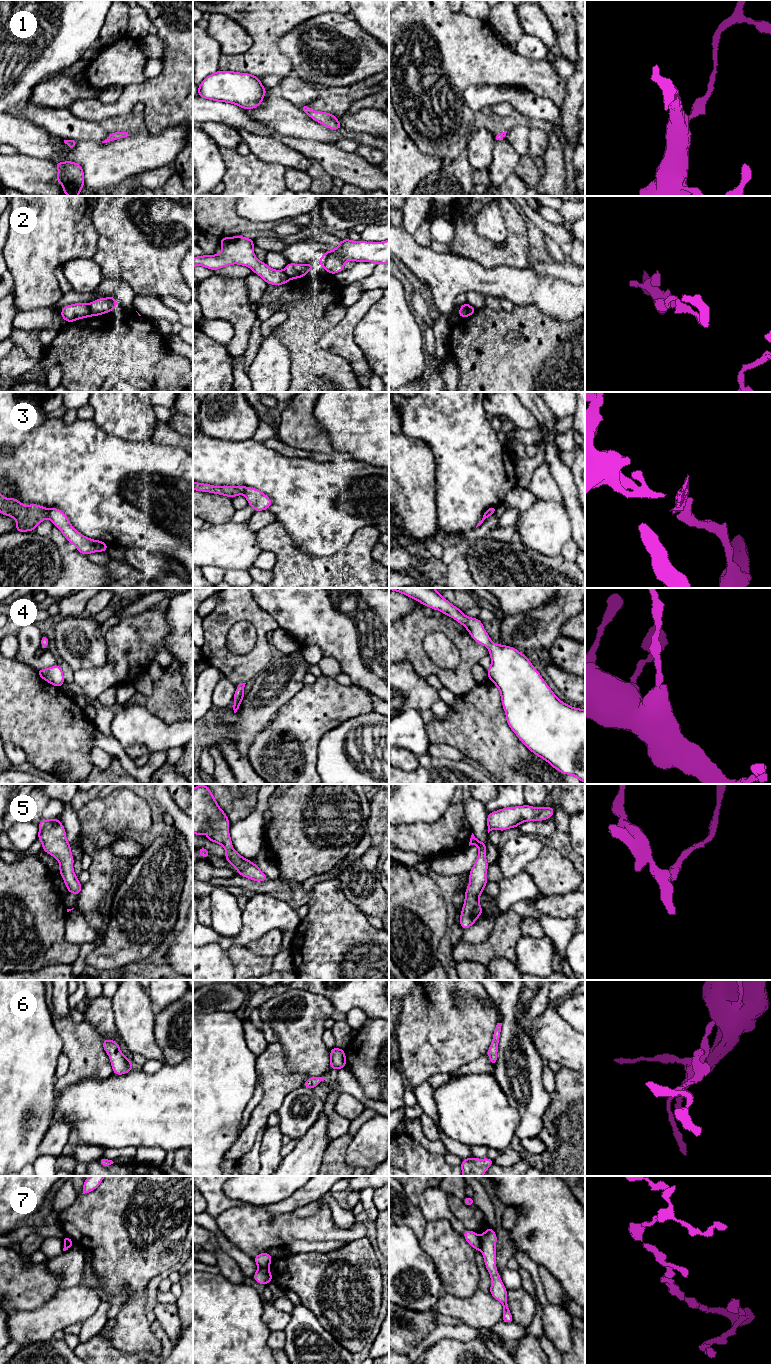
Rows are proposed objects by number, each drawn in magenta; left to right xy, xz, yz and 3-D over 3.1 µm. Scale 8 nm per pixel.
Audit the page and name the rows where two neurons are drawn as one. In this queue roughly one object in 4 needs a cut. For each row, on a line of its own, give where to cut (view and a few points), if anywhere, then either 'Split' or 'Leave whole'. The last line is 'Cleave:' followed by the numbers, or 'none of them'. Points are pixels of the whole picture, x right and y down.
1: No split. Leave whole
2: Split along xy (88, 304), (90, 315). Split
3: Split along xy (47, 509), (49, 517). Split
4: No split. Leave whole
5: No split. Leave whole
6: No split. Leave whole
7: Split along yz (480, 1236), (480, 1247), (478, 1249). Split
Cleave: 2, 3, 7

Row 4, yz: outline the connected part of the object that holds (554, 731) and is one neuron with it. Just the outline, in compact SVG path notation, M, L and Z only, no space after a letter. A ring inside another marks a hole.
M389 588L428 606L440 610L462 624L474 641L489 648L491 666L488 679L500 690L506 721L518 739L538 757L559 772L585 782L585 709L571 707L559 700L526 655L510 646L495 644L478 618L467 617L462 610L442 597L435 588Z

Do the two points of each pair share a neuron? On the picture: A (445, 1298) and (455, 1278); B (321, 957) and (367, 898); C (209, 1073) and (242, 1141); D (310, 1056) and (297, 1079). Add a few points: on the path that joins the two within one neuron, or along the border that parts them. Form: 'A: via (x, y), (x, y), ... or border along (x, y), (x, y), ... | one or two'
A: border along (445, 1291), (462, 1298), (470, 1296) | two
B: border along (343, 891), (343, 894), (367, 916) | two
C: border along (241, 1131), (237, 1140), (225, 1153) | two
D: border along (285, 1056), (285, 1062), (290, 1069), (308, 1077) | two

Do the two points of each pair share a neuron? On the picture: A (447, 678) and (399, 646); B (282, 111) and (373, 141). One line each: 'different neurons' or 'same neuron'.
A: same neuron
B: same neuron

